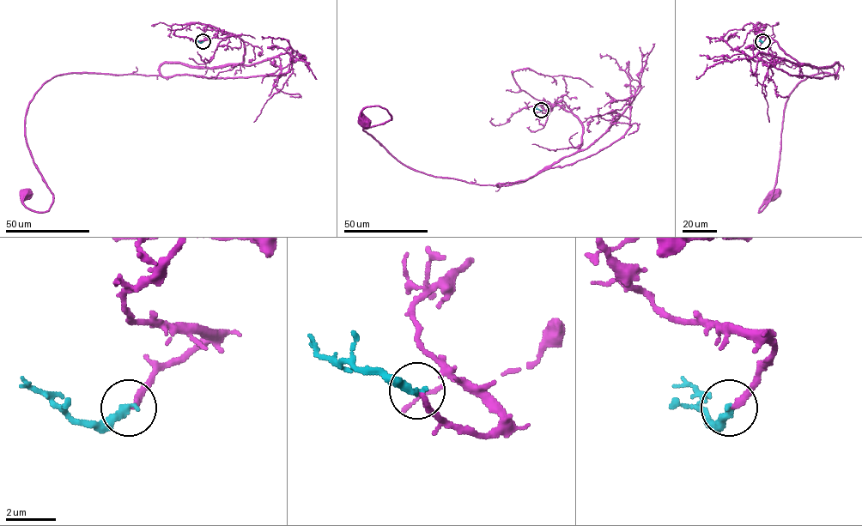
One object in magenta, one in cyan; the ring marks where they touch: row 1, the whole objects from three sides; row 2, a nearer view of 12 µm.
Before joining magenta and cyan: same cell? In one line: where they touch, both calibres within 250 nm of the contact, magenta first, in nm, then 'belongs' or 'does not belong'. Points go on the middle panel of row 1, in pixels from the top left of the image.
at (541, 110); 240 nm thick on the magenta side, 320 nm on the other; belongs

